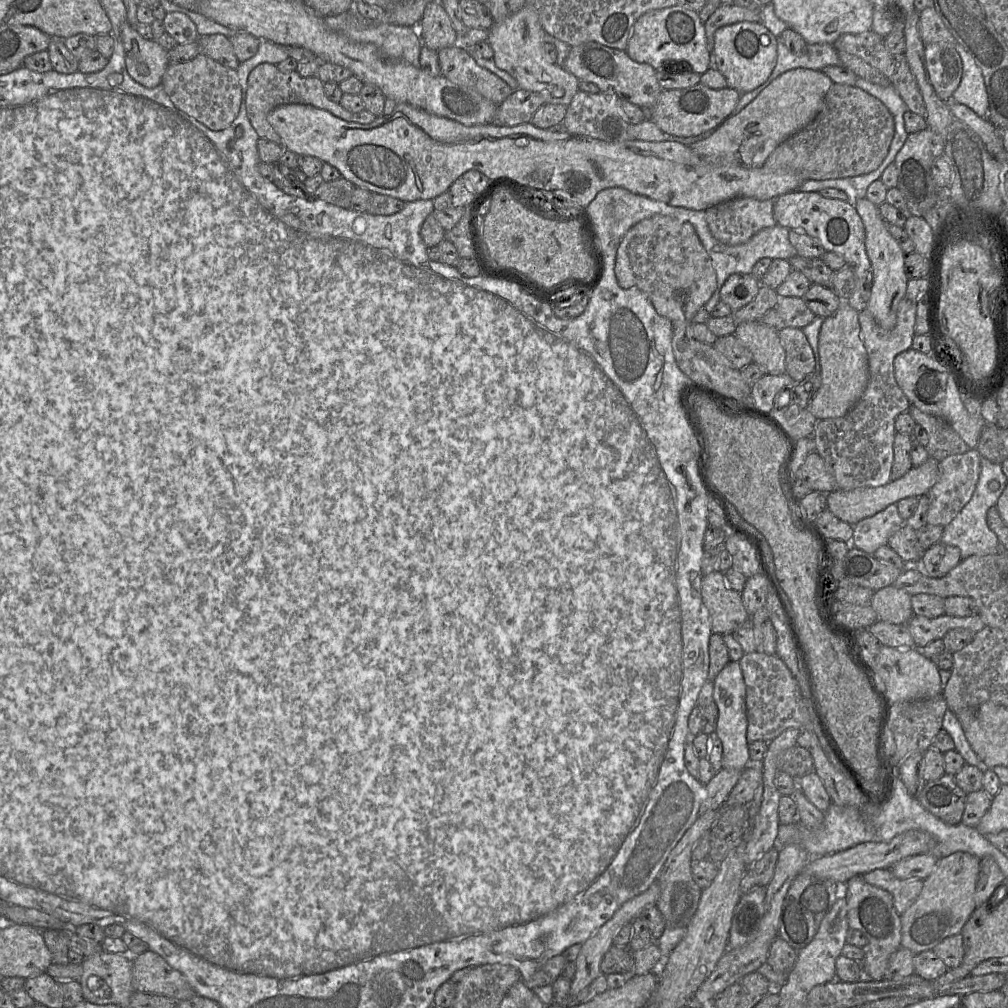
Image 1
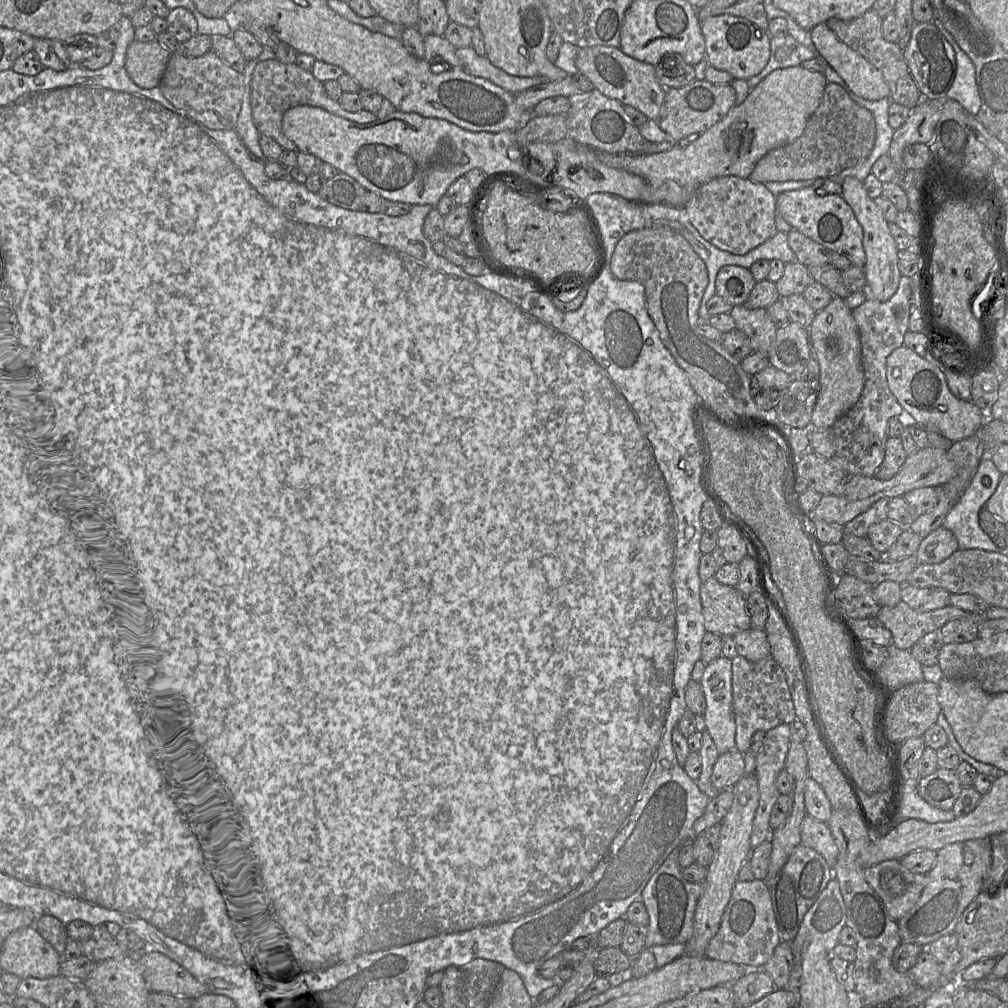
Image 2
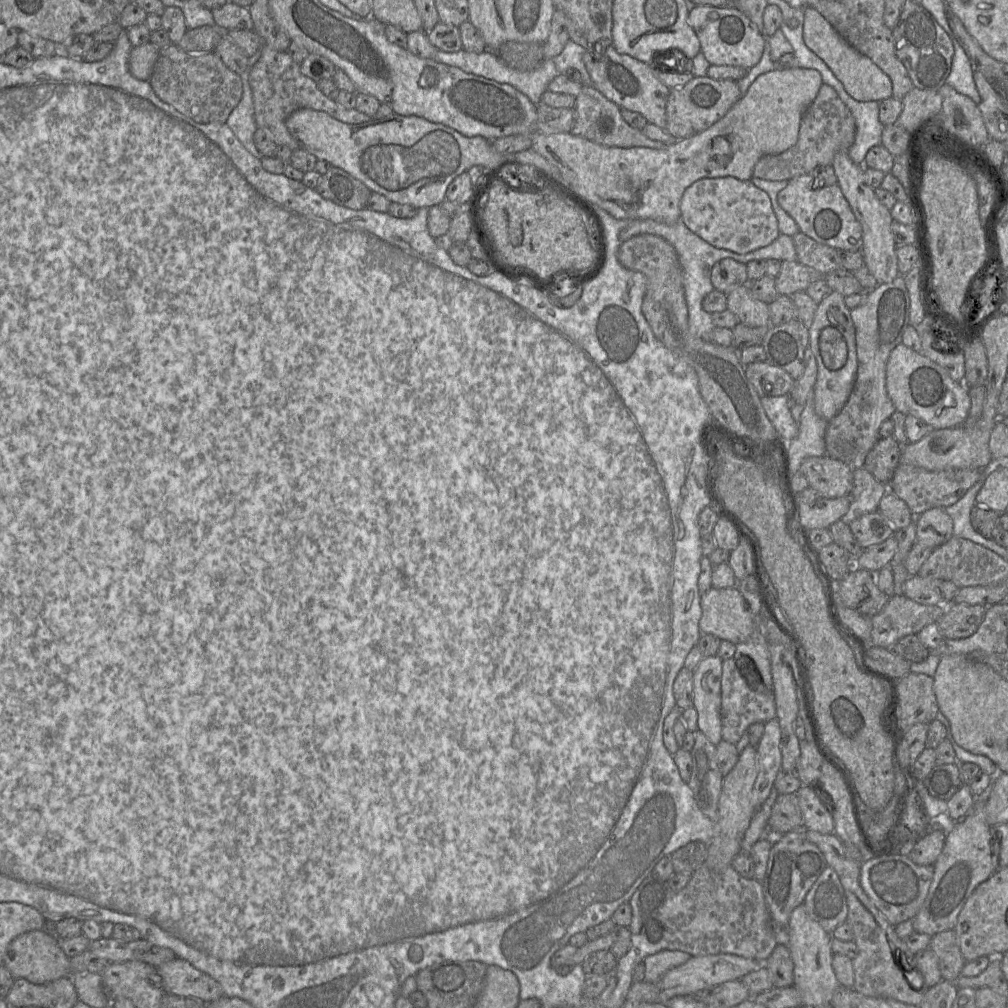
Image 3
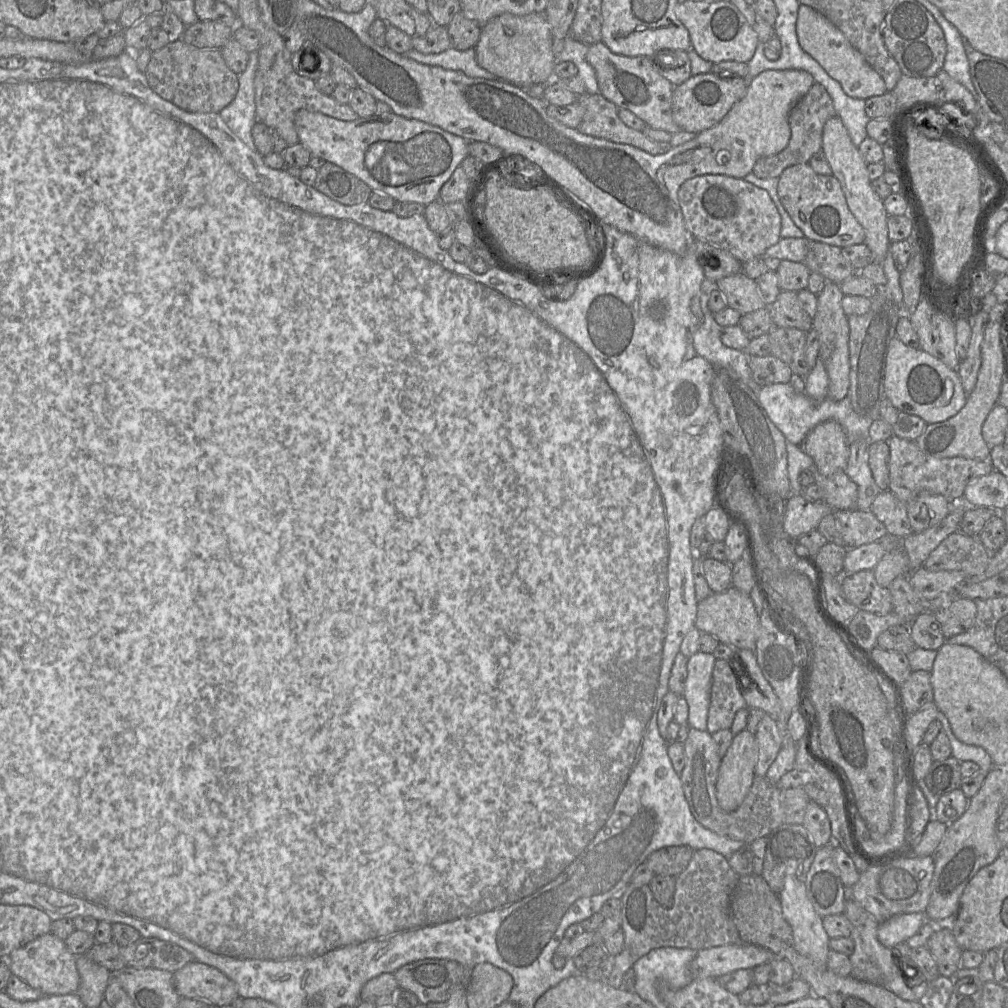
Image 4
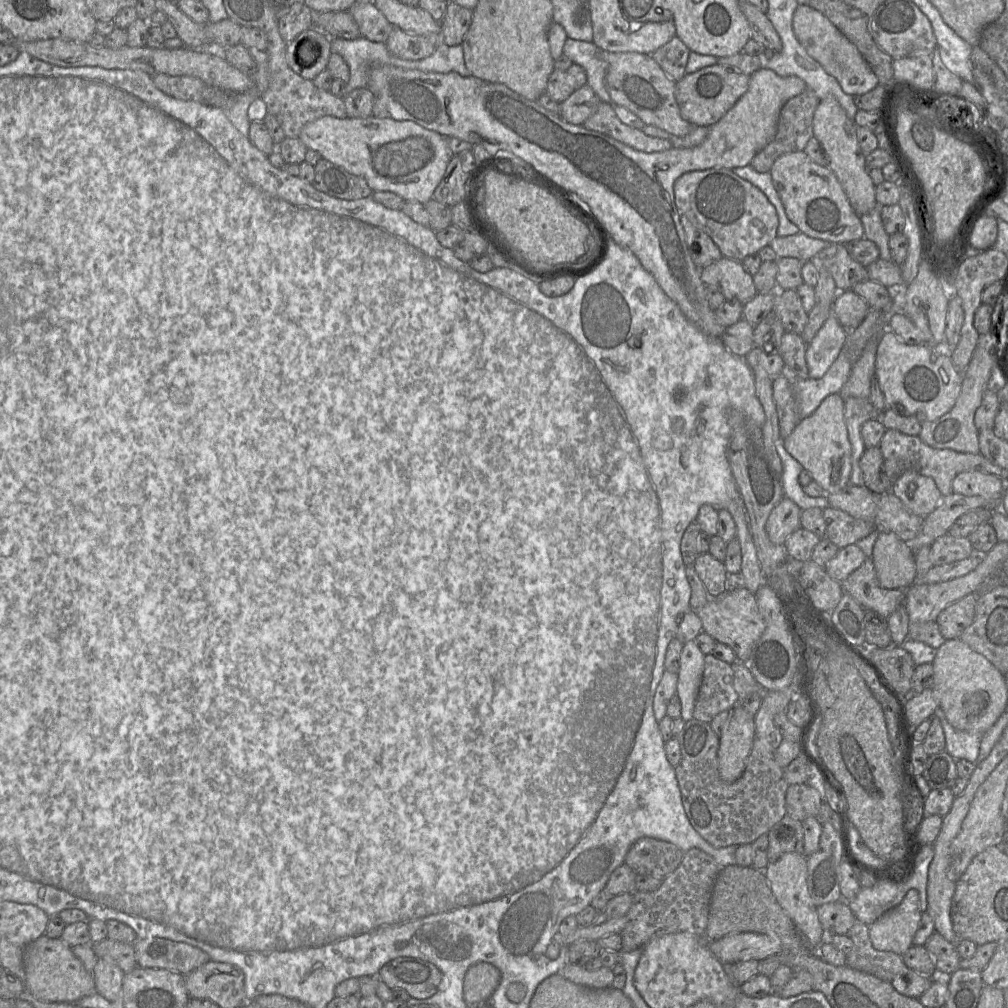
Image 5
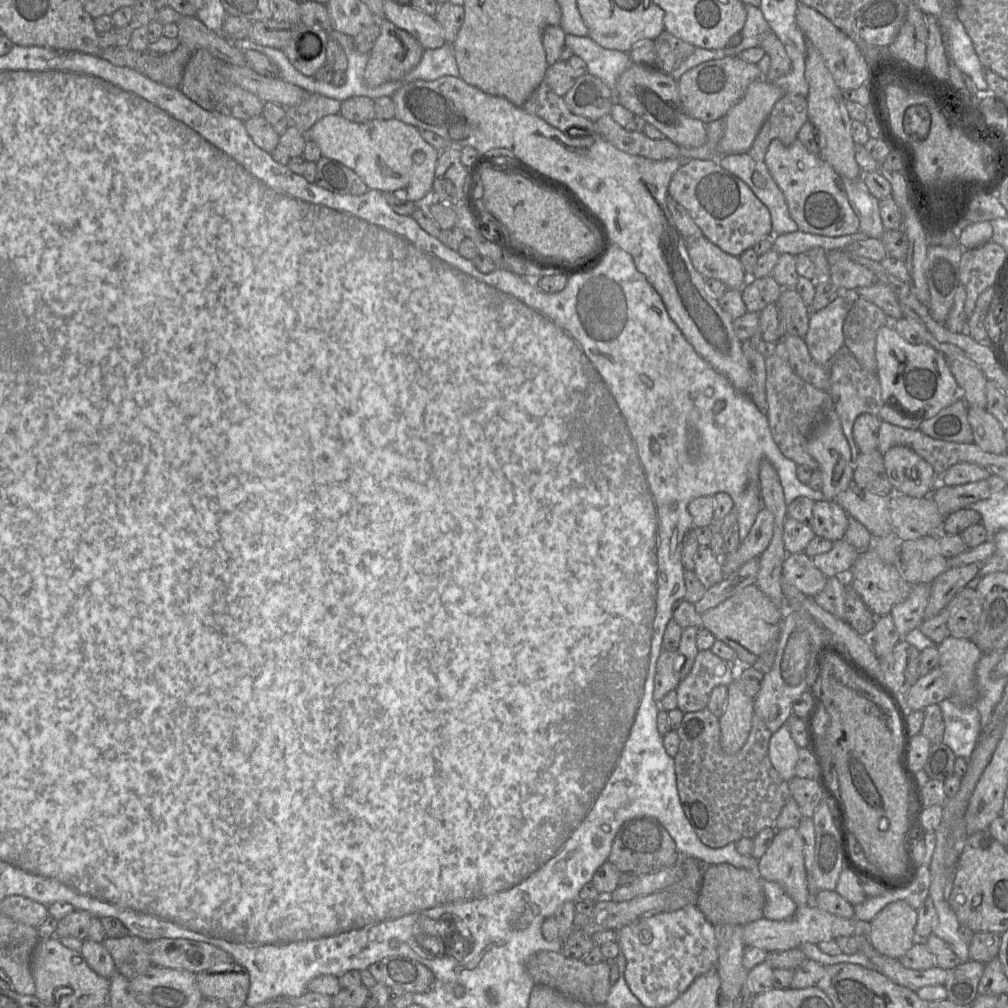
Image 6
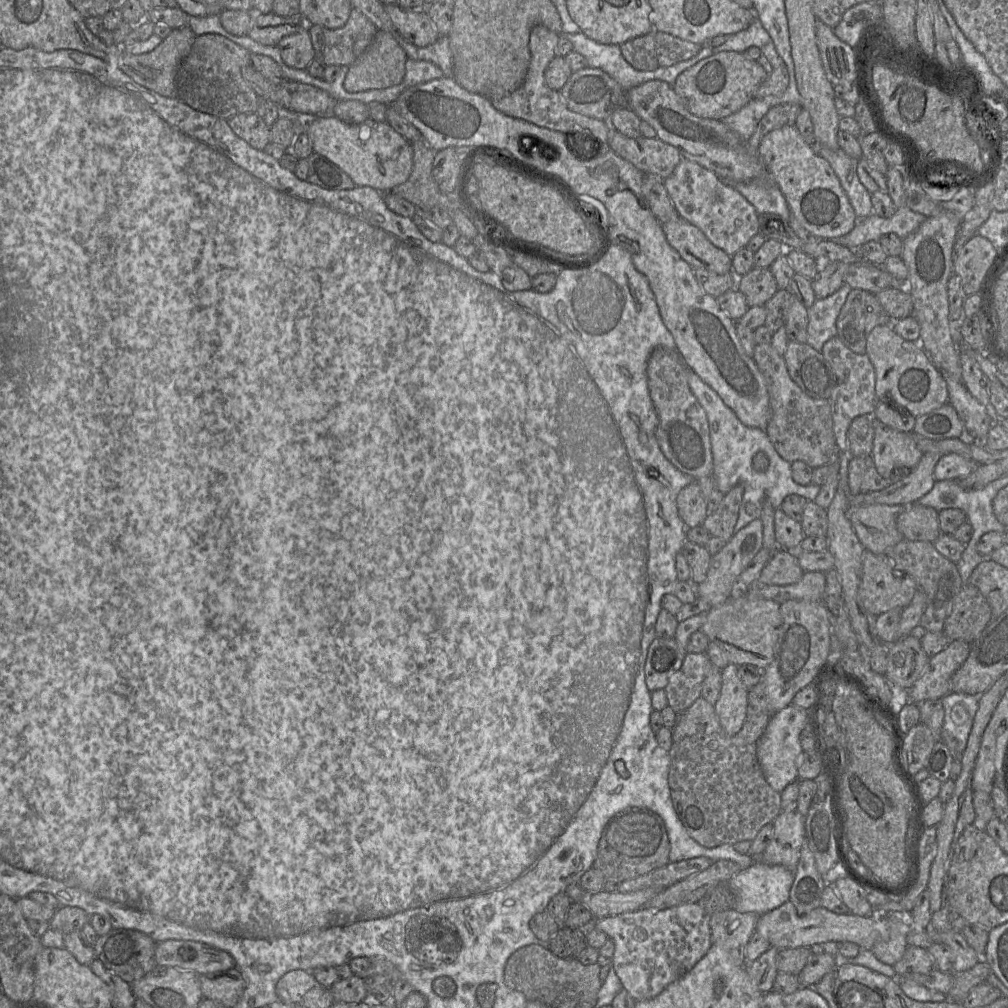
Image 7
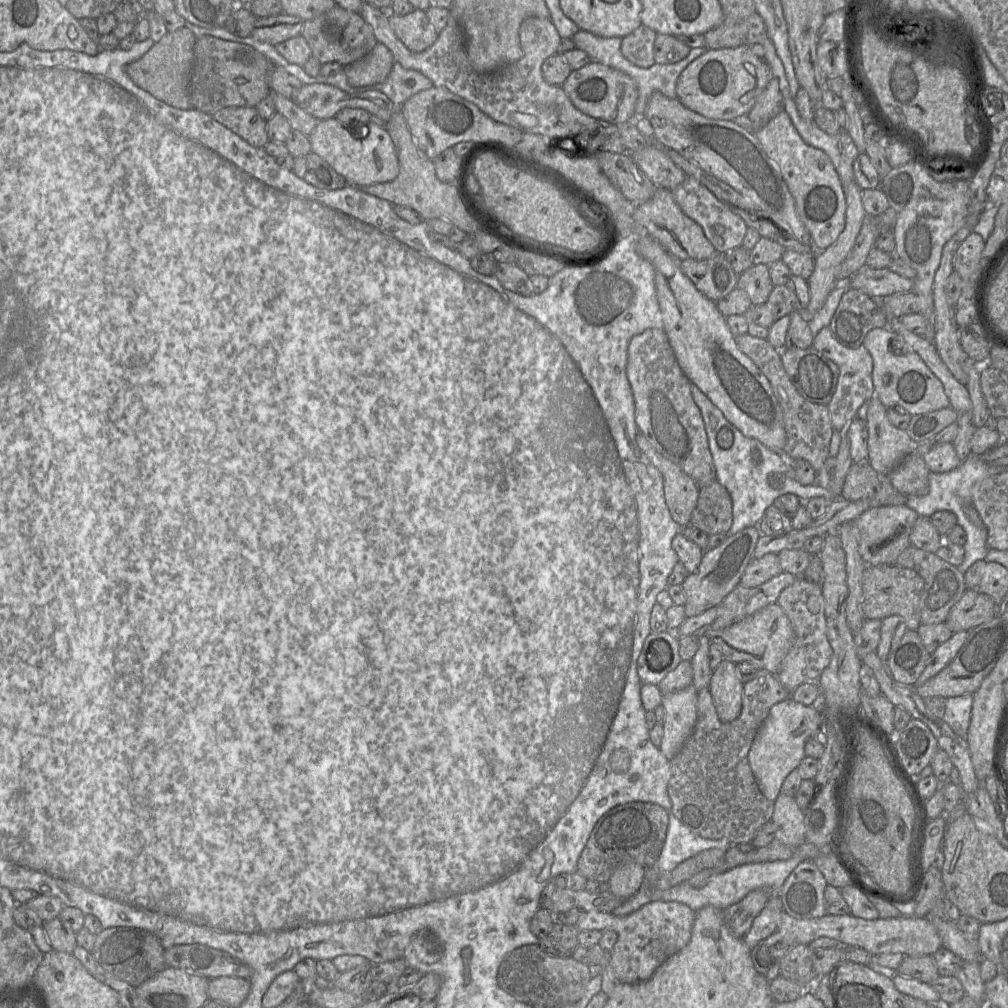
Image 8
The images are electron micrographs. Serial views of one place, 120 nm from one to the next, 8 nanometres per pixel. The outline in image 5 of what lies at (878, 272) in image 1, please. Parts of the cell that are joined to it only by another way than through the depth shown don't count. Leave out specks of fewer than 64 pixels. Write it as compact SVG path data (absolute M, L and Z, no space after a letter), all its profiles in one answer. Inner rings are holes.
M833 97L820 100L813 117L813 136L820 142L826 156L826 165L834 172L848 200L858 216L867 214L877 206L875 185L868 175L865 154L860 148L857 125Z

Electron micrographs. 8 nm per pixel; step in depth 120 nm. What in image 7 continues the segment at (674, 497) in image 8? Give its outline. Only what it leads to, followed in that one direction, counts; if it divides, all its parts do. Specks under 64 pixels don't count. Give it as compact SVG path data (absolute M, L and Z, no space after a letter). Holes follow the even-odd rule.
M696 481L684 487L677 496L677 508L687 527L702 525L709 514L707 502Z

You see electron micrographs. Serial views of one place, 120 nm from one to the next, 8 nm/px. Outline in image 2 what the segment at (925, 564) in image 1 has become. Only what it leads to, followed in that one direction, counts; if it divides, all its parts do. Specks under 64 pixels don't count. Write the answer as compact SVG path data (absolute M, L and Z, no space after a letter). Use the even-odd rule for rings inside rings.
M941 526L922 539L916 558L919 564L938 564L958 549L954 534Z

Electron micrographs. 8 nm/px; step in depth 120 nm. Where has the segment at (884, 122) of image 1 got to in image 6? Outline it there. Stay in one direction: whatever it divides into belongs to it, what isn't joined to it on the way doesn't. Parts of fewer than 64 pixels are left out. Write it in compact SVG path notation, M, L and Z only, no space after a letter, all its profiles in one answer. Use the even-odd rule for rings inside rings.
M785 94L773 106L747 153L756 161L764 161L772 140L778 139L785 145L793 143L806 121L808 121L806 98Z

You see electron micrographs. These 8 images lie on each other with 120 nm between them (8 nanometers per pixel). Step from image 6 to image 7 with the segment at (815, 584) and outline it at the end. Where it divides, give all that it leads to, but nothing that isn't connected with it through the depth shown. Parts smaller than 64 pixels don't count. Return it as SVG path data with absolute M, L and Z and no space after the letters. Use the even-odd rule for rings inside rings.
M778 550L769 559L757 580L767 585L789 585L800 581L805 573L795 551Z

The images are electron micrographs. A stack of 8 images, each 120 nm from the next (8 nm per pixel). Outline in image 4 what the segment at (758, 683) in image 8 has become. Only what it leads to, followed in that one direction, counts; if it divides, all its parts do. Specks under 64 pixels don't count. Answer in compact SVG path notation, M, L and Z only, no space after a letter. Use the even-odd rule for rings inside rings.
M690 728L684 742L684 750L686 764L680 779L691 813L702 826L718 835L751 844L760 837L768 836L785 823L784 808L781 803L783 788L772 784L766 776L754 776L748 794L736 810L724 811L720 807L716 797L716 781L722 758L711 733L707 730Z

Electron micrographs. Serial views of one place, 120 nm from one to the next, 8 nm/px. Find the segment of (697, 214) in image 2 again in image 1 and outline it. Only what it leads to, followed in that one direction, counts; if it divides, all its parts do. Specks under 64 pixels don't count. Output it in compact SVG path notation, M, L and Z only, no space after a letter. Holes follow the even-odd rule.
M736 197L711 206L704 213L712 236L722 244L733 246L777 224L773 205L774 200Z

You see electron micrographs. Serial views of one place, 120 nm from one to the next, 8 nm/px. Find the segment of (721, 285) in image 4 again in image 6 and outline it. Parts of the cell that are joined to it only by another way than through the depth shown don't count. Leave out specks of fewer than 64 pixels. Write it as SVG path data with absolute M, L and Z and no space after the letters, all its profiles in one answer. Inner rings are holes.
M703 235L685 240L694 268L705 279L717 279L728 289L741 291L750 277L746 275L738 256L724 252Z

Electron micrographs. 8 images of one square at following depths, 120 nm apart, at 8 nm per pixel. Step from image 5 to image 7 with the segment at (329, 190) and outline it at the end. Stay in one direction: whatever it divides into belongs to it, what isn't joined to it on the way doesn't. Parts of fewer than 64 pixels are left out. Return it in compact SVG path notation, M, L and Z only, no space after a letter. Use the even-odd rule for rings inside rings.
M313 152L307 160L309 163L307 181L331 190L356 187L351 177L330 159Z

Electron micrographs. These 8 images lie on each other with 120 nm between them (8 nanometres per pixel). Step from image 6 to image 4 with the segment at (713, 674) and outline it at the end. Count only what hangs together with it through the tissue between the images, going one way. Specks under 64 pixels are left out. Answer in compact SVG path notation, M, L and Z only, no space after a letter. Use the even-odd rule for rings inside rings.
M716 659L707 718L707 731L711 734L730 729L738 710L747 708L741 683L730 661Z

